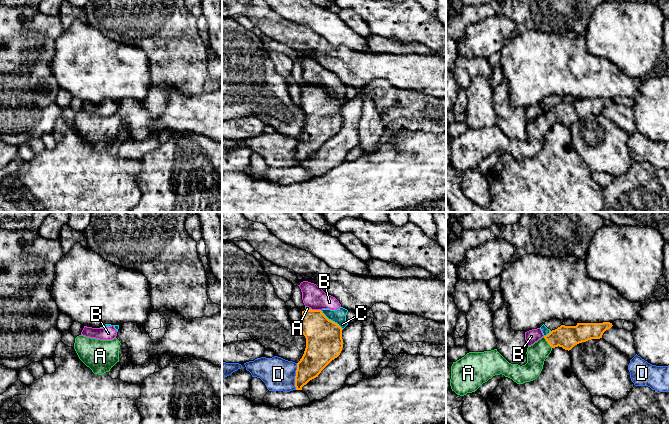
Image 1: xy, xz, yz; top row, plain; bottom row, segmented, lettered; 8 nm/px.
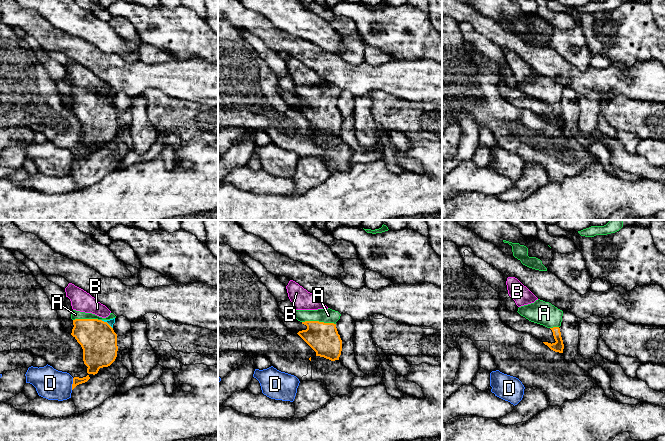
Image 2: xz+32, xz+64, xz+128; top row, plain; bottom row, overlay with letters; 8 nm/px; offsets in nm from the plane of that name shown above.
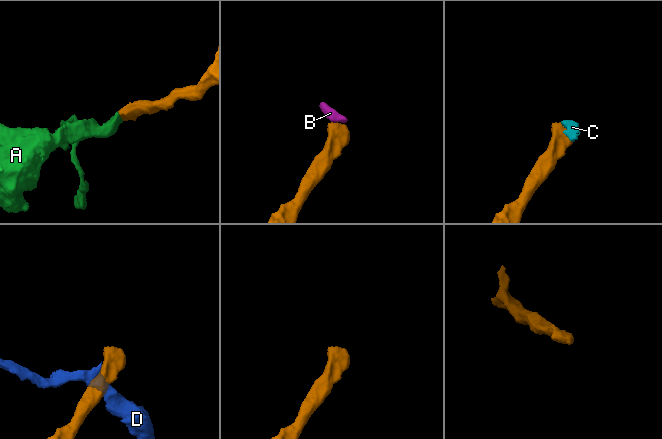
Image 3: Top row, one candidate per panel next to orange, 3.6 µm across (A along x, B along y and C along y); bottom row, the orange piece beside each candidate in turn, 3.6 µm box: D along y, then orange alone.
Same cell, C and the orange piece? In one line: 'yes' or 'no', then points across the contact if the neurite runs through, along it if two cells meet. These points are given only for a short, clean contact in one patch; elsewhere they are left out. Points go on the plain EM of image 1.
no; border xz (320, 86), (342, 105)

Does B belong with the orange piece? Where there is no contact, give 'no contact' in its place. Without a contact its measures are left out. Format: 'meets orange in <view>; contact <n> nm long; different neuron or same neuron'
meets orange in xz; contact 80 nm long; different neuron

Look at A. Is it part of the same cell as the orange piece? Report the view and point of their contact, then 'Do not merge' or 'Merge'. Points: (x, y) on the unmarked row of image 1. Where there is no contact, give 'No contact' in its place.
Touches orange at yz (547, 117). Merge

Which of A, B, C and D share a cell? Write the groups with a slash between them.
A / B C / D

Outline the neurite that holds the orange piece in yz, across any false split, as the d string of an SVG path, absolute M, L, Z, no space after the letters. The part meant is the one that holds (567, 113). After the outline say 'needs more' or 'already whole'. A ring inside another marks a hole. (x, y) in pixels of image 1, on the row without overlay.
M577 99L576 102L561 101L533 121L527 124L527 139L525 141L509 139L497 125L484 128L469 128L461 135L453 138L451 142L450 162L457 171L464 172L467 169L475 168L483 159L487 158L495 151L504 151L512 155L517 160L523 160L535 156L541 149L544 137L555 123L562 123L571 126L575 121L591 115L602 114L603 109L612 103L612 99Z; needs more

